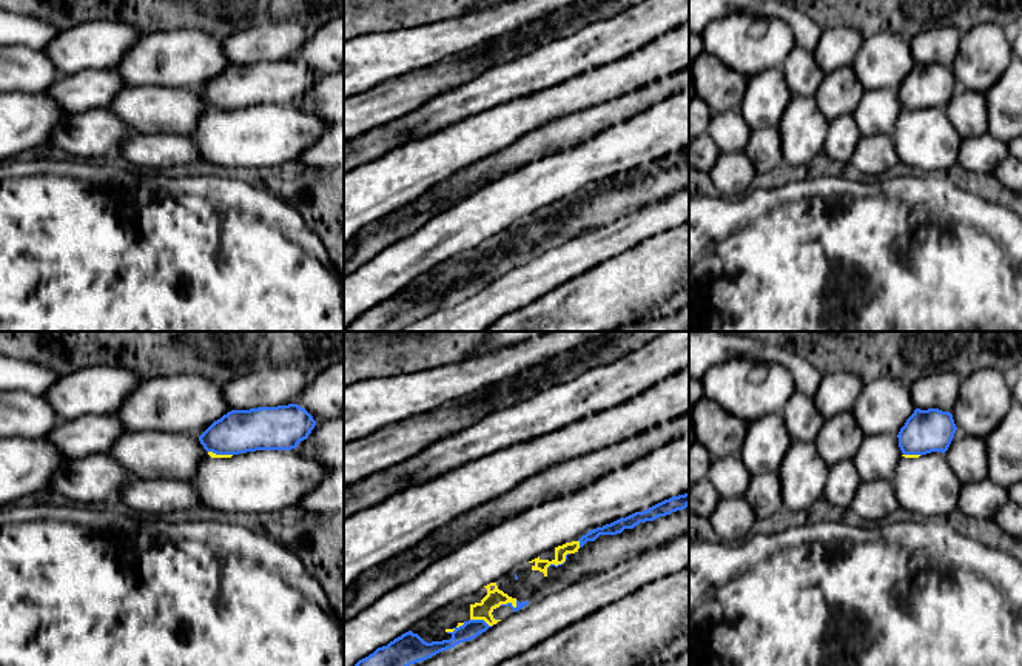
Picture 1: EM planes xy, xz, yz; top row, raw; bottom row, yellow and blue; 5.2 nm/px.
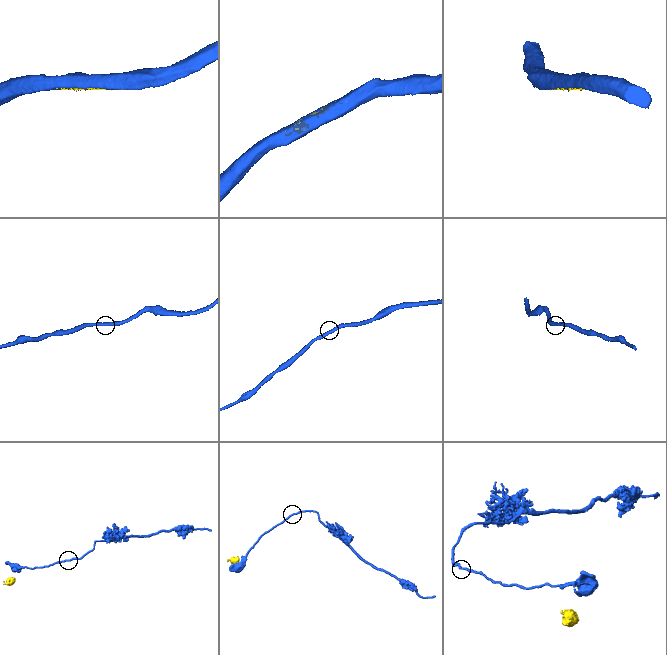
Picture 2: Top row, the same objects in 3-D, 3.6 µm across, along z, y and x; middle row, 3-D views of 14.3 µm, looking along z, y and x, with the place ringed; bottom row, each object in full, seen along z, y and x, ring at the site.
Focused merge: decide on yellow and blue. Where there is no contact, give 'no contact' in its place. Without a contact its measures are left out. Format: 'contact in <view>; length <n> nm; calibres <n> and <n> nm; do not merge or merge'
contact in xz; length 120 nm; calibres 100 and 100 nm; do not merge

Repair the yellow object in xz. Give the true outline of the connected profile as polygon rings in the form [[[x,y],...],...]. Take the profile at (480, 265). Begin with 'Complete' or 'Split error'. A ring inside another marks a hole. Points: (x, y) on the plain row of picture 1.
Split error. [[[689,159],[683,165],[640,177],[621,188],[600,190],[583,202],[580,196],[566,197],[484,240],[478,248],[444,261],[418,276],[412,287],[432,298],[450,294],[452,287],[469,274],[484,274],[493,281],[513,268],[518,256],[533,257],[550,247],[624,219],[687,187]]]

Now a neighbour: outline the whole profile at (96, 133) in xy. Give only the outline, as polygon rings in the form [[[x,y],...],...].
[[[108,108],[68,114],[62,128],[51,137],[49,148],[59,148],[80,159],[86,165],[91,159],[114,160],[117,146],[133,131]]]

